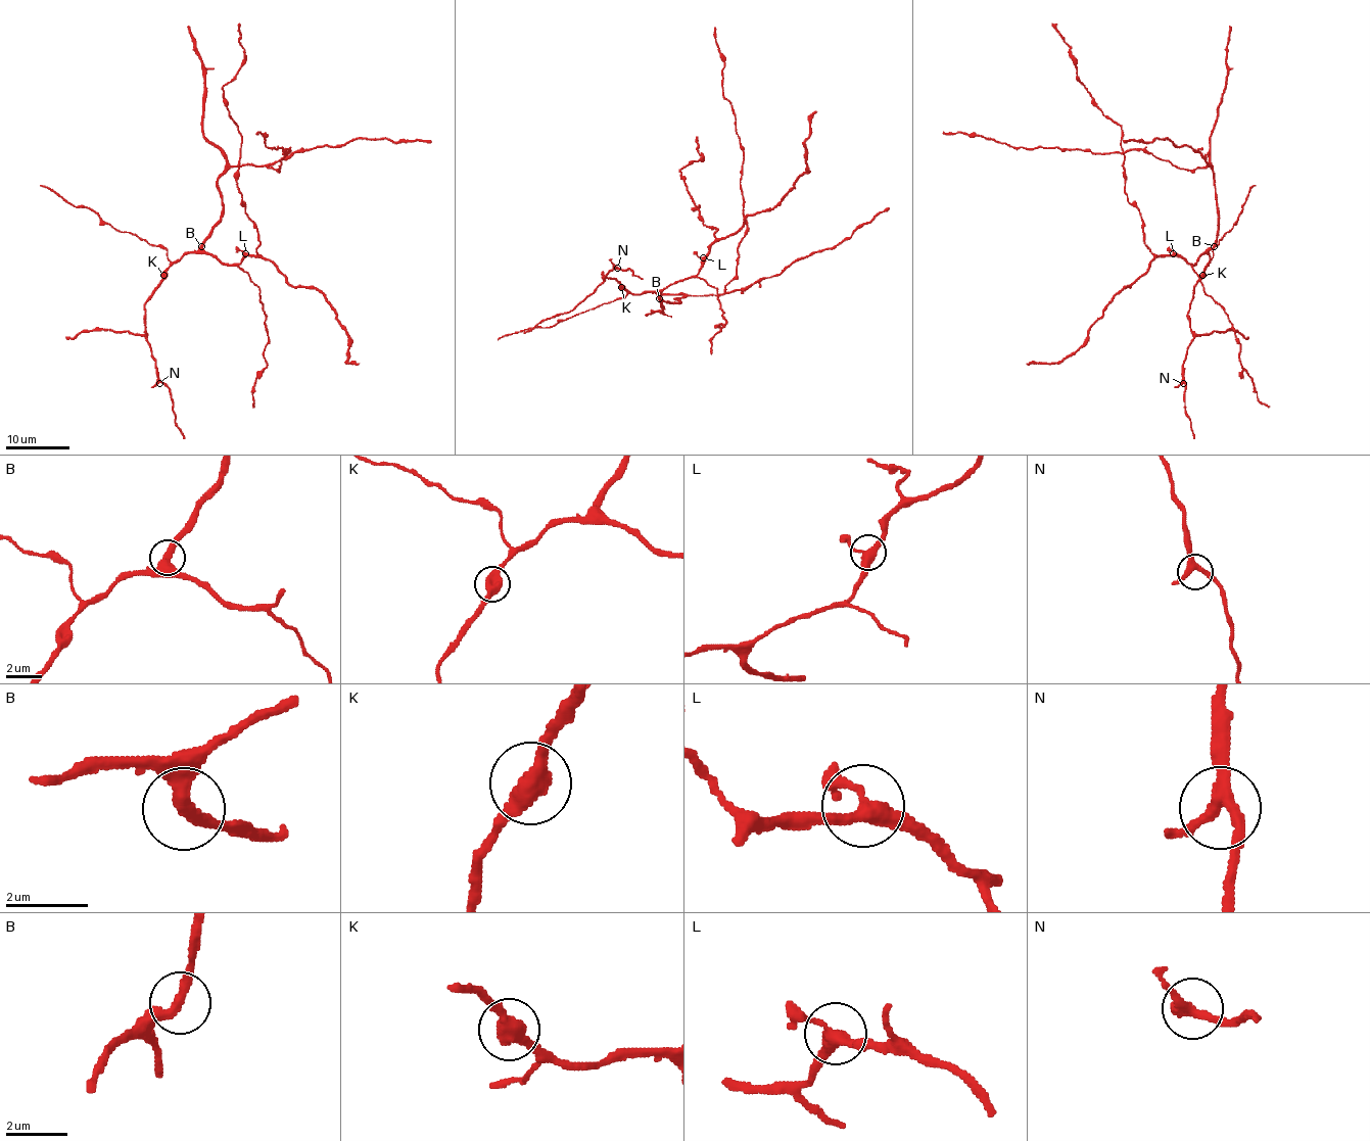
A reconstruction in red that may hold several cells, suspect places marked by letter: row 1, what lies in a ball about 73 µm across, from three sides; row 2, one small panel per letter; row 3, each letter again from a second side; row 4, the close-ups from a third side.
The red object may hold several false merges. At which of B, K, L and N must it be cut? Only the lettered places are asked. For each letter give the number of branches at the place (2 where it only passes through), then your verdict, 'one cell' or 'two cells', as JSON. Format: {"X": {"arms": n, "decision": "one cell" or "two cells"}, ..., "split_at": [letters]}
{"B": {"arms": 2, "decision": "one cell"}, "K": {"arms": 2, "decision": "one cell"}, "L": {"arms": 3, "decision": "one cell"}, "N": {"arms": 3, "decision": "one cell"}, "split_at": []}

